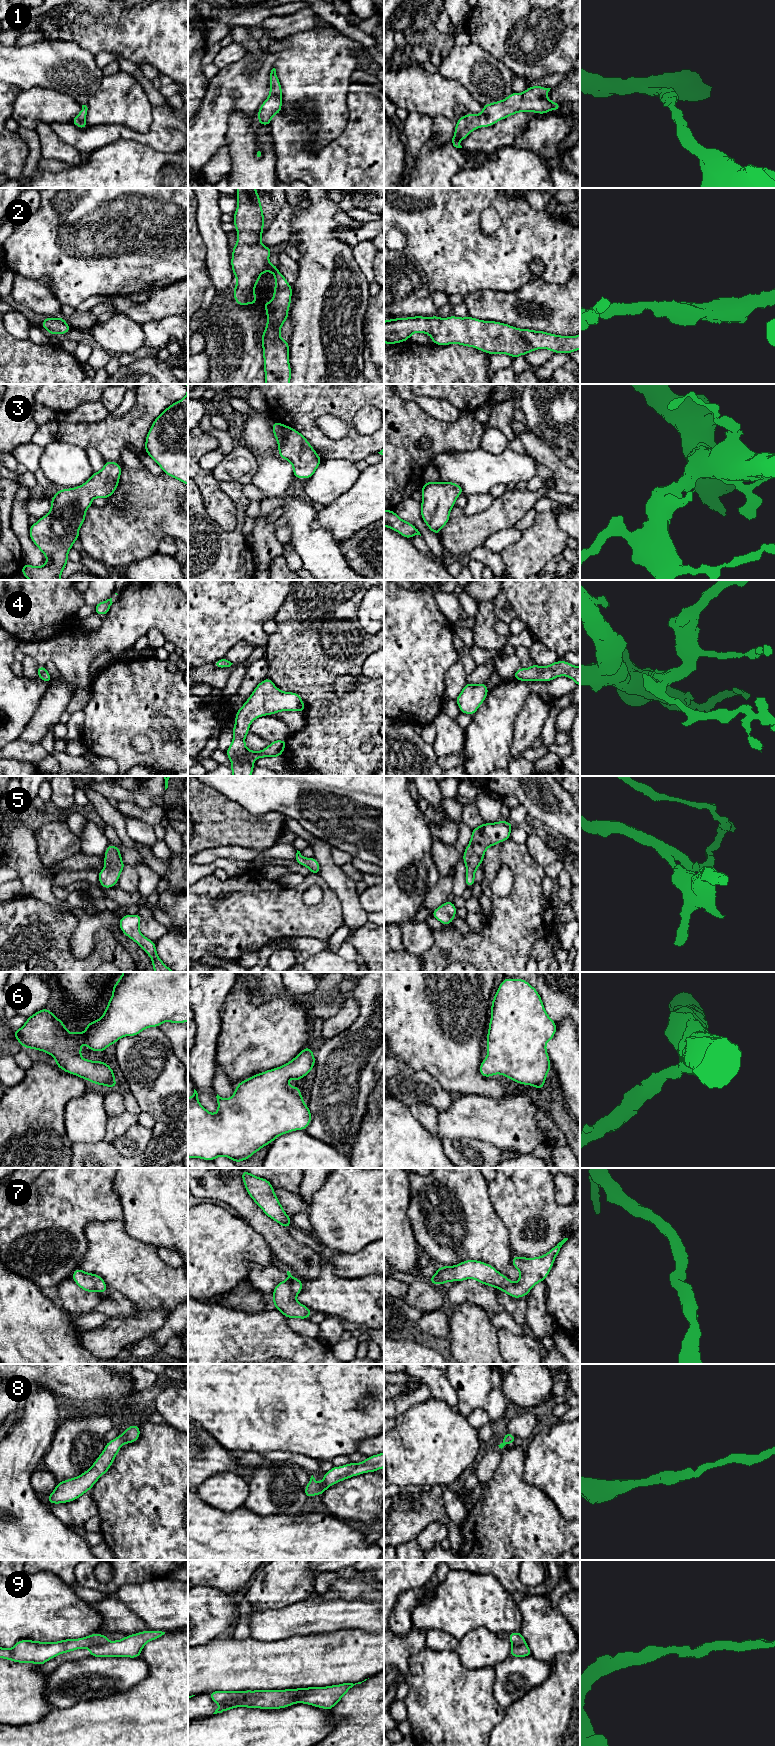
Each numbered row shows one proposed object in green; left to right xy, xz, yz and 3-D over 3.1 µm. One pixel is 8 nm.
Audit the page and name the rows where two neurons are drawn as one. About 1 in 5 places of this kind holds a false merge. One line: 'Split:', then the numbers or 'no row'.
Split: 9

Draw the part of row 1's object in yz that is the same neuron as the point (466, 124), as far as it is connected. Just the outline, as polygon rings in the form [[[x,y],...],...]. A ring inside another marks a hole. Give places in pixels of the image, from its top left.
[[[534,85],[523,93],[512,92],[504,100],[483,105],[483,111],[478,115],[470,113],[460,117],[450,143],[456,148],[462,148],[459,141],[467,138],[472,131],[479,127],[490,127],[518,112],[546,114],[551,110],[559,111],[561,104],[546,97],[550,89]]]

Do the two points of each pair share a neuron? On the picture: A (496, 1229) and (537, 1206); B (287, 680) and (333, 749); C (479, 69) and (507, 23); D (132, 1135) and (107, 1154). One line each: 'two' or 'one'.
A: two
B: one
C: two
D: two

